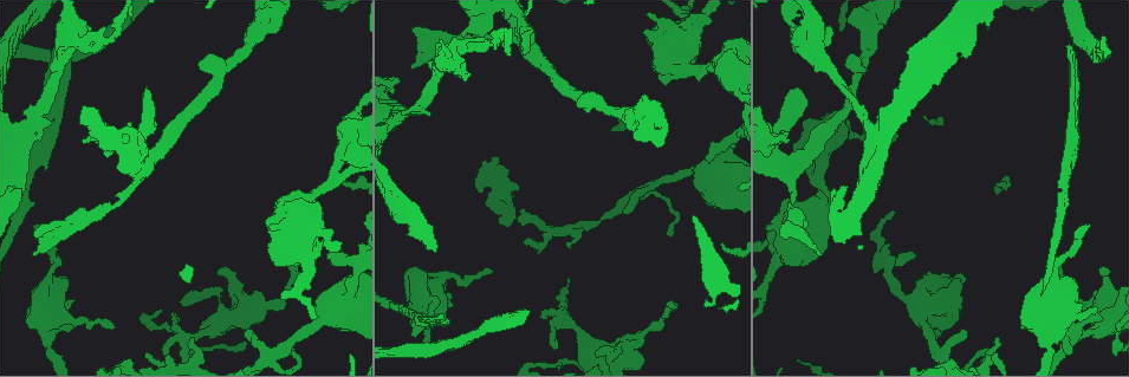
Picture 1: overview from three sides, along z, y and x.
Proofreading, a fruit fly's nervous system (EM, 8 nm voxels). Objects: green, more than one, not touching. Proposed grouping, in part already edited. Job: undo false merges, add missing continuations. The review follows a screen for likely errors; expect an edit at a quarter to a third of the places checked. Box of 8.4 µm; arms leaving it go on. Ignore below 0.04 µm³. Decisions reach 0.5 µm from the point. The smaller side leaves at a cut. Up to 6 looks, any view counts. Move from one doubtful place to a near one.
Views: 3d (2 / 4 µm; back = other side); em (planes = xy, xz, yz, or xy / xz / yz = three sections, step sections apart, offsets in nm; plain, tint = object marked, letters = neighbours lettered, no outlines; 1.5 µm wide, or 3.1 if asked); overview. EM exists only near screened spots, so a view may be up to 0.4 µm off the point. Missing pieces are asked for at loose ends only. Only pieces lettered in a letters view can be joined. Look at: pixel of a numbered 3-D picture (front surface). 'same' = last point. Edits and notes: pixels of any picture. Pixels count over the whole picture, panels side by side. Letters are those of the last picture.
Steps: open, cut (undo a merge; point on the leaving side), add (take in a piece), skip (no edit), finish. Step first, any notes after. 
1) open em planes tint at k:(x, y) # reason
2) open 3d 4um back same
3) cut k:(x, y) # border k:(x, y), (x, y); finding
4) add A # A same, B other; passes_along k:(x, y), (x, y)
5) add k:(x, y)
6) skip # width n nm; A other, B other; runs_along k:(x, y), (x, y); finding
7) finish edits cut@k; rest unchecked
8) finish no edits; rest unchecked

open em planes letters at 1:(793, 214) # thick turns thin

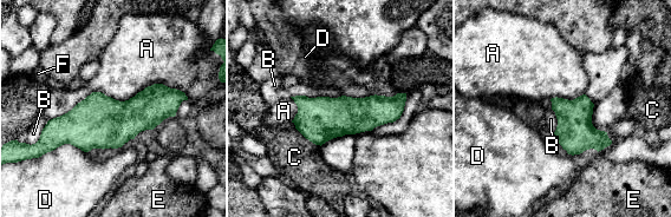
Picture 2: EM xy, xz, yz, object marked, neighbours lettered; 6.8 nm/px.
skip # width 260 nm; longest_contact A 950 nm; A other, B other, C other, D other, E other, F other; all the same neuron

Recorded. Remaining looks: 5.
open em planes letters at 1:(785, 133) # free end

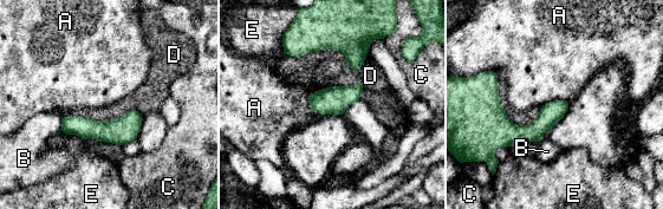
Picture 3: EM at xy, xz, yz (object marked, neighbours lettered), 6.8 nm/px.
skip # longest_contact D 220 nm; A other, B other, C other, D other, E other; border 3:(330, 86), (309, 96), (319, 115); no lettered piece goes on from it

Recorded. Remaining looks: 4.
open em planes letters at 1:(507, 52) # branch stops here

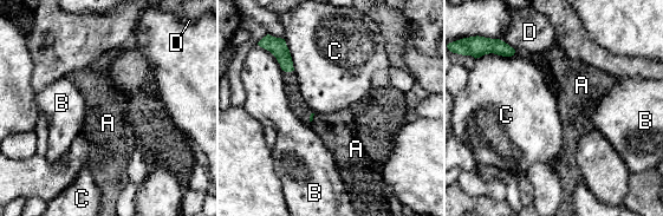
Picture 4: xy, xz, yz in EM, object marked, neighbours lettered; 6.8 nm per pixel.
skip # A other, B other, C other, D other; border 4:(258, 45), (266, 48), (283, 70); no lettered piece goes on from it

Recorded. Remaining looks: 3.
finish no edits; rest unchecked

